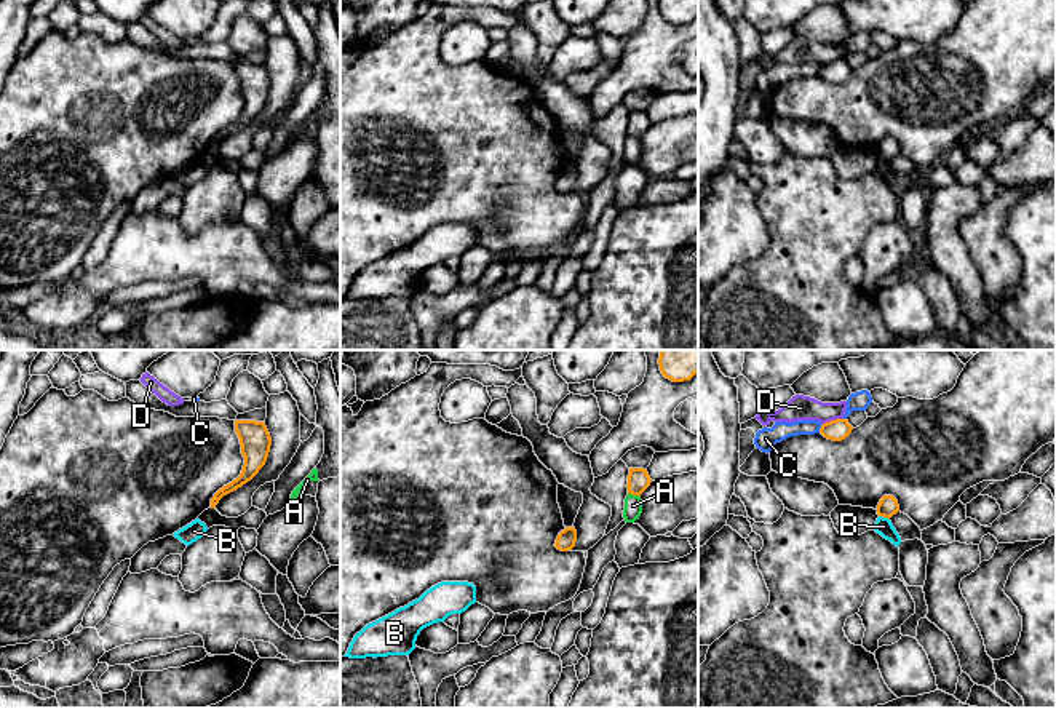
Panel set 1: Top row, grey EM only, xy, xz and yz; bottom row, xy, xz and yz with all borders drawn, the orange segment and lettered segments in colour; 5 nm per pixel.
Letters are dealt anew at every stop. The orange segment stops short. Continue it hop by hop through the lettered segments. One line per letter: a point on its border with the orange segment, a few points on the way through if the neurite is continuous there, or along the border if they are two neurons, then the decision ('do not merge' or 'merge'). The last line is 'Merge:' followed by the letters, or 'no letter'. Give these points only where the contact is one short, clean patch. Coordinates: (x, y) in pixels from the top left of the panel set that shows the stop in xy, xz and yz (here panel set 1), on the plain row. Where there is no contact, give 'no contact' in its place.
A: meets orange in xz at (635, 136); border along xz (628, 135), (639, 139); do not merge
B: meets orange in yz at (884, 159); border along yz (879, 157), (889, 162); do not merge
C: meets orange in yz at (820, 71); border along yz (823, 66), (818, 74); do not merge
D: meets orange in yz at (831, 63); border along yz (841, 59), (823, 66); do not merge
Merge: no letter

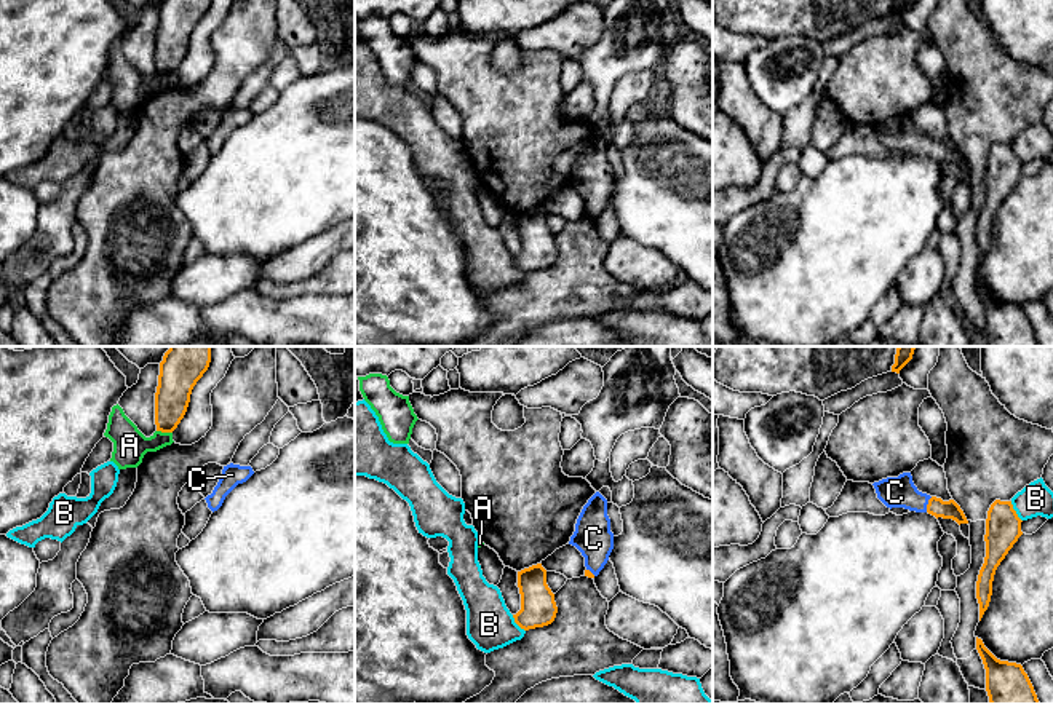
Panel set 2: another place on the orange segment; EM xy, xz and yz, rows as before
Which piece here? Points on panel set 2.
A: meets orange in xy at (165, 74); border along xy (157, 72), (171, 75); do not merge
B: meets orange in yz at (1015, 154); do not merge
C: meets orange in yz at (927, 147); runs through yz (948, 152), (927, 147), (895, 134); merge
Merge: C

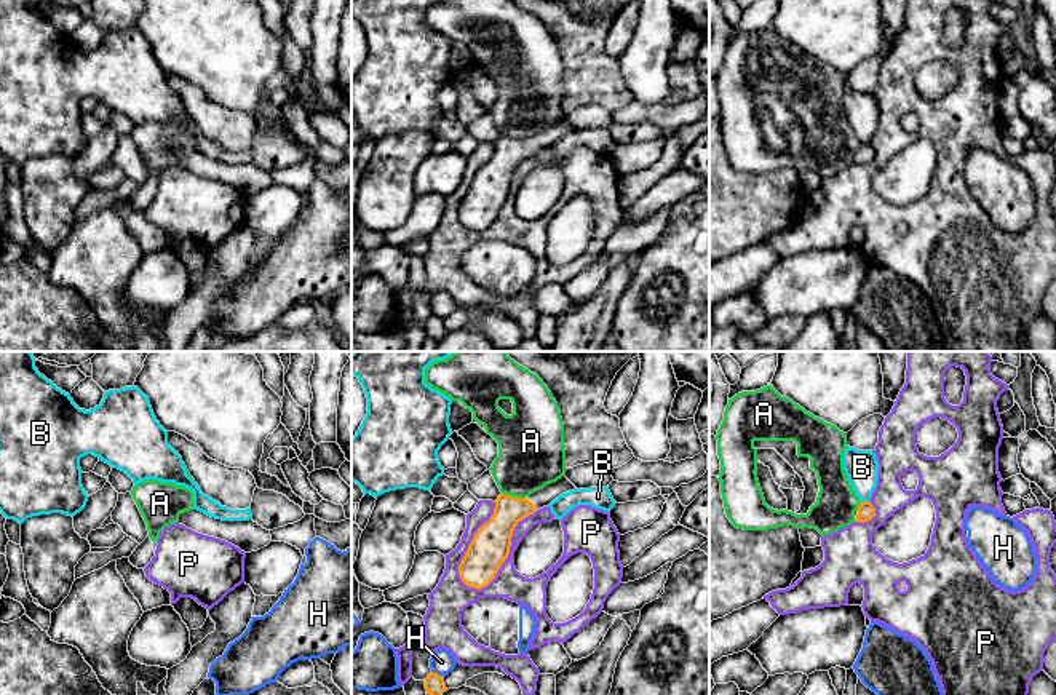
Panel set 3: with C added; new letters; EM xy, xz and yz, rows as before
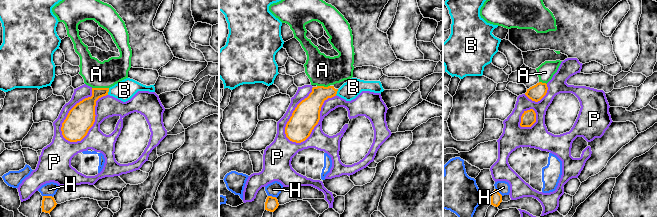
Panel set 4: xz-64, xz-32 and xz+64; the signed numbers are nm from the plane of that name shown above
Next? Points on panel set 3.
A: meets orange in xz at (513, 139); border along xz (502, 135), (524, 141); do not merge
B: meets orange in yz at (865, 144); do not merge
H: meets orange in xz at (438, 317); do not merge
P: meets orange in xz at (507, 198); do not merge
Merge: no letter

